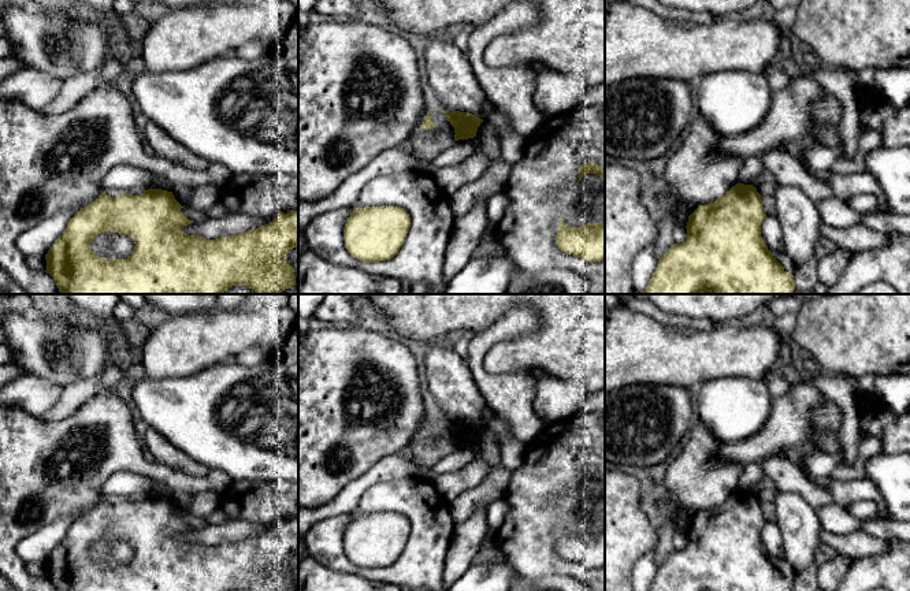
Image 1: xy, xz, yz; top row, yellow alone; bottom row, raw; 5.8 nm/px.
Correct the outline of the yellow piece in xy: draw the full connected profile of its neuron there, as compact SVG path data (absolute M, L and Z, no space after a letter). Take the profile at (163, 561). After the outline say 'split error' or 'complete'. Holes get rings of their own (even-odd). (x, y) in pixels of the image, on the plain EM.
M151 494L140 502L125 498L111 503L103 499L70 525L63 540L45 561L45 579L56 591L297 591L294 575L286 568L286 561L298 554L298 517L279 518L272 528L256 536L207 546L181 536L193 529L181 518L182 514L172 498L161 495ZM104 538L129 542L135 550L133 560L127 565L96 562L90 557L90 549Z; complete

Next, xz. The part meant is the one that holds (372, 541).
M397 513L356 514L343 534L346 557L363 569L394 564L404 551L411 524Z; complete

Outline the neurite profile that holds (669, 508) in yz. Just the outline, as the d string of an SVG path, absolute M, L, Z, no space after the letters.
M669 495L665 501L661 501L658 508L672 524L675 524L680 514L686 516L688 523L698 514L698 512L692 508L684 508L679 505L672 495Z

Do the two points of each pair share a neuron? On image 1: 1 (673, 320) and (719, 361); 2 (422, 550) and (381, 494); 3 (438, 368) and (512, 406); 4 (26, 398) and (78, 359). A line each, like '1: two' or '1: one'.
1: two
2: one
3: two
4: two

